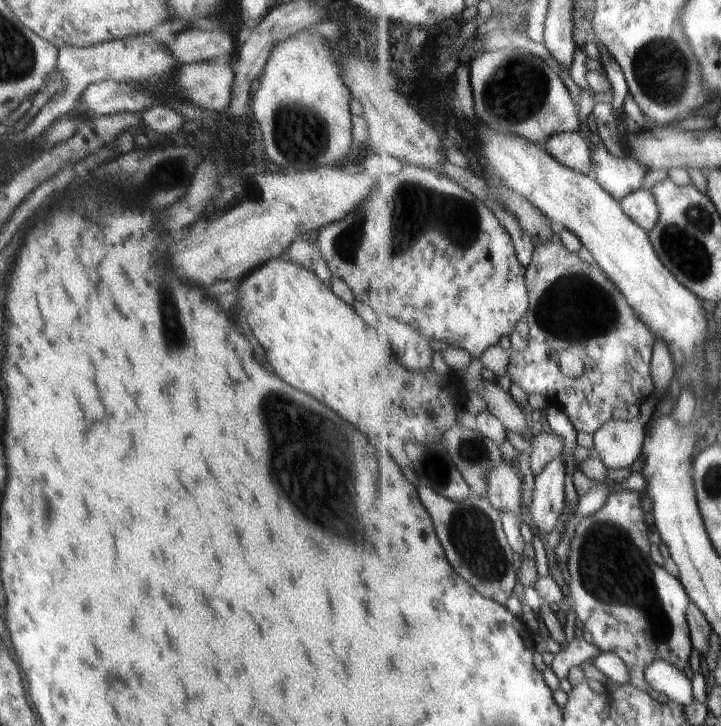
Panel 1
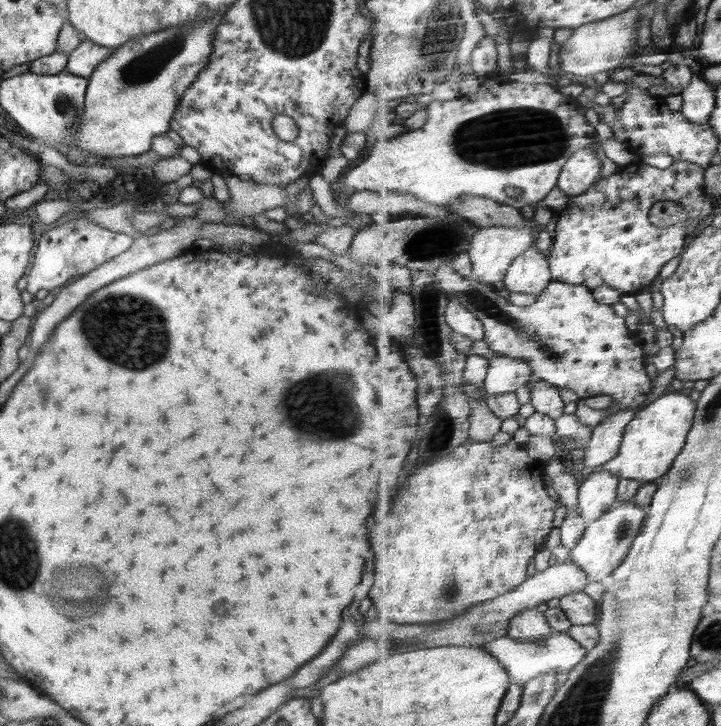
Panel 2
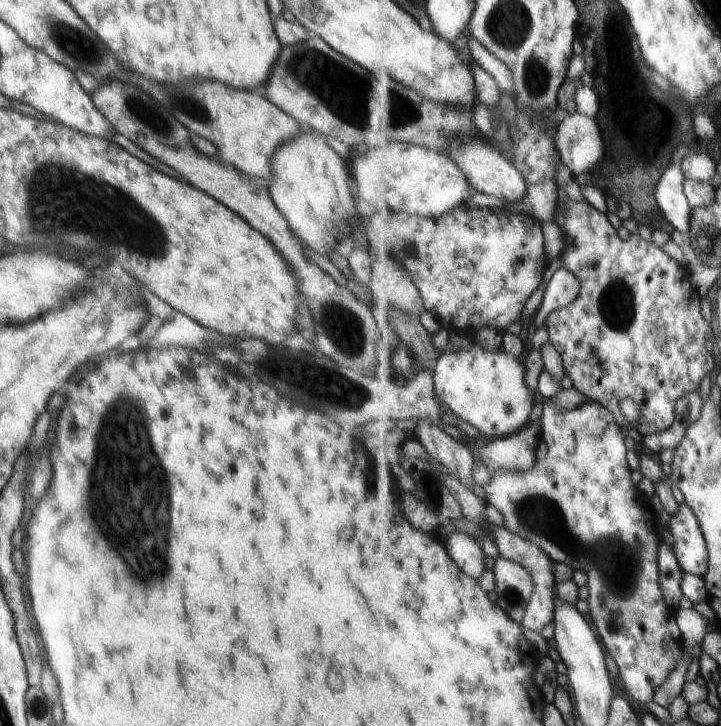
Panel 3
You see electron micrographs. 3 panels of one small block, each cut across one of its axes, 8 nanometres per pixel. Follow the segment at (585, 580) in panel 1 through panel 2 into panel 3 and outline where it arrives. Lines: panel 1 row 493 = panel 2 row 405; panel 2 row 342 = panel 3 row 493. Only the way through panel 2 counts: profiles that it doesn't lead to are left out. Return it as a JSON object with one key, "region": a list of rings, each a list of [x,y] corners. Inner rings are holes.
{"region":[[[551,400],[544,406],[542,415],[543,434],[549,442],[550,456],[546,460],[538,462],[538,474],[536,470],[521,473],[520,471],[496,471],[492,472],[492,479],[484,486],[488,498],[488,504],[495,506],[504,516],[504,524],[515,533],[529,536],[536,544],[539,544],[554,560],[555,563],[564,562],[572,566],[573,570],[581,570],[587,576],[586,586],[589,589],[588,602],[591,609],[591,618],[593,624],[602,636],[604,644],[607,646],[611,656],[621,668],[621,682],[623,689],[627,691],[634,699],[639,700],[644,705],[650,702],[656,694],[658,688],[662,688],[678,664],[684,660],[684,638],[679,621],[677,620],[677,609],[670,606],[665,599],[663,584],[661,583],[661,546],[663,541],[663,526],[660,523],[659,516],[654,513],[654,508],[650,504],[650,499],[640,490],[634,480],[634,471],[628,464],[629,439],[624,438],[620,424],[616,422],[614,414],[603,404],[588,401],[574,410],[559,410],[552,404]]]}

